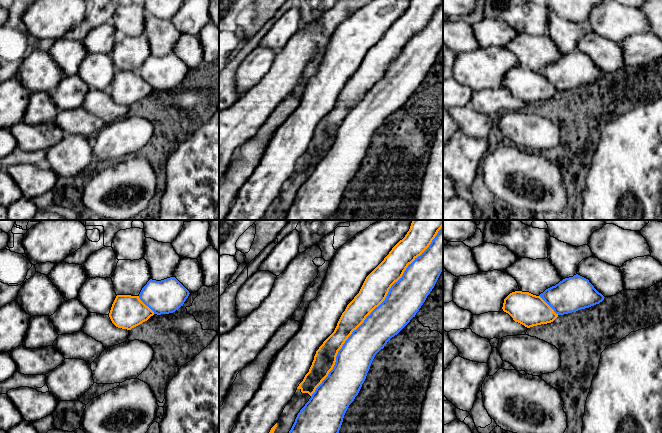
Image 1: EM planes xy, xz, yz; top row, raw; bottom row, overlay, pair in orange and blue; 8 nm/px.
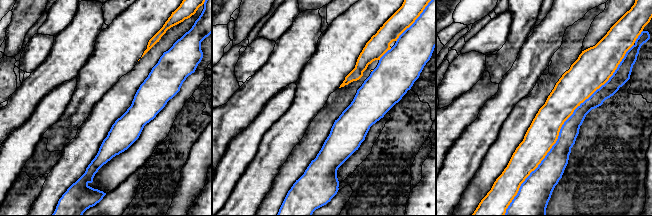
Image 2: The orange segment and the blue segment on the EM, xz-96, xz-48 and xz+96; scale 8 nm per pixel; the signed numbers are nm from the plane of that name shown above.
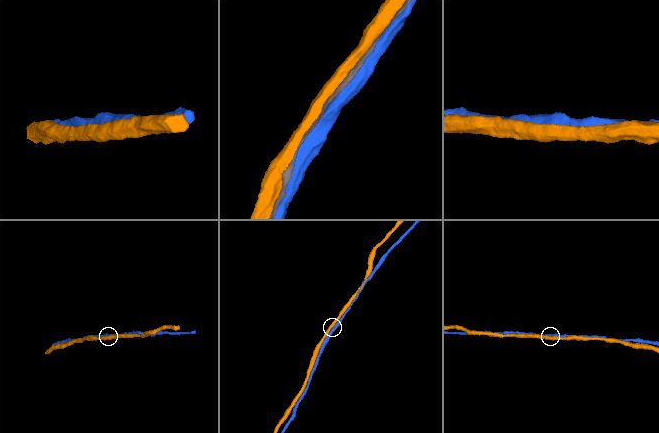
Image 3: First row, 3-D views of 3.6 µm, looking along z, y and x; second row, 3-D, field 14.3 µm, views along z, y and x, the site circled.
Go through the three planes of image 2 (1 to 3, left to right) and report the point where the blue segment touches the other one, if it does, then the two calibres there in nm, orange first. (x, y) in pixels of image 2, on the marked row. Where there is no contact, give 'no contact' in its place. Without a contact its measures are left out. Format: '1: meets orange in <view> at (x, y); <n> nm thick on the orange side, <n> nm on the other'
1: meets orange in xz-96 at (204, 1); 140 nm thick on the orange side, 200 nm on the other
2: meets orange in xz-48 at (414, 21); 170 nm thick on the orange side, 320 nm on the other
3: meets orange in xz+96 at (560, 128); 240 nm thick on the orange side, 180 nm on the other

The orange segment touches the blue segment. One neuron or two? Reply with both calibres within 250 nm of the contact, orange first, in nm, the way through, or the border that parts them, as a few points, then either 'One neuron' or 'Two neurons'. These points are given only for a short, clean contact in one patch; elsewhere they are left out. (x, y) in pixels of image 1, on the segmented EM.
Thickness 220 nm (orange) against 280 nm. Two neurons

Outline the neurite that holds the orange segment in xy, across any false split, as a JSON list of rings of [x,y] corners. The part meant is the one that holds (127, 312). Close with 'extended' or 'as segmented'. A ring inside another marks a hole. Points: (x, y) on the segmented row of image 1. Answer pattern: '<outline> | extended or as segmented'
[[[117,295],[109,313],[116,327],[127,330],[142,324],[153,315],[154,312],[140,300],[139,296],[131,295]]] | as segmented

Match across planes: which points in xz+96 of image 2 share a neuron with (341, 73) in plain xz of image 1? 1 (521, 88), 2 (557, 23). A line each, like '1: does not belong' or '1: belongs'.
1: does not belong
2: does not belong

